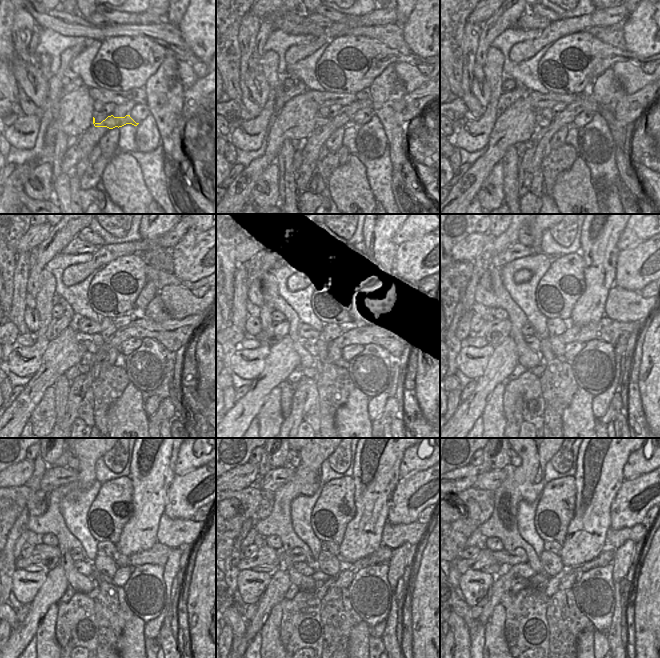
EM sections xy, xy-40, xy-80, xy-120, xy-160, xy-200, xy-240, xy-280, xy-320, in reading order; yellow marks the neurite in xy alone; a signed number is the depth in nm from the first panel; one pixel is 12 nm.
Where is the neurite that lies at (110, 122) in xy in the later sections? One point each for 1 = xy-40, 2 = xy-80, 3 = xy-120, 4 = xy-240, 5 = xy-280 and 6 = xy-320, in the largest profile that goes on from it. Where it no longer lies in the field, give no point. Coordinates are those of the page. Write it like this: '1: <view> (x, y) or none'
1: xy-40 (317, 123)
2: xy-80 (539, 120)
3: xy-120 (89, 345)
4: xy-240 (85, 567)
5: xy-280 (302, 567)
6: xy-320 (523, 570)

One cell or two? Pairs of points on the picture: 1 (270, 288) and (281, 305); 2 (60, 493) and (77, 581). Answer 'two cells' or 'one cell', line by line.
1: two cells
2: one cell

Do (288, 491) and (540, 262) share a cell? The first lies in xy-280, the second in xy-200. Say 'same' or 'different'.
different

